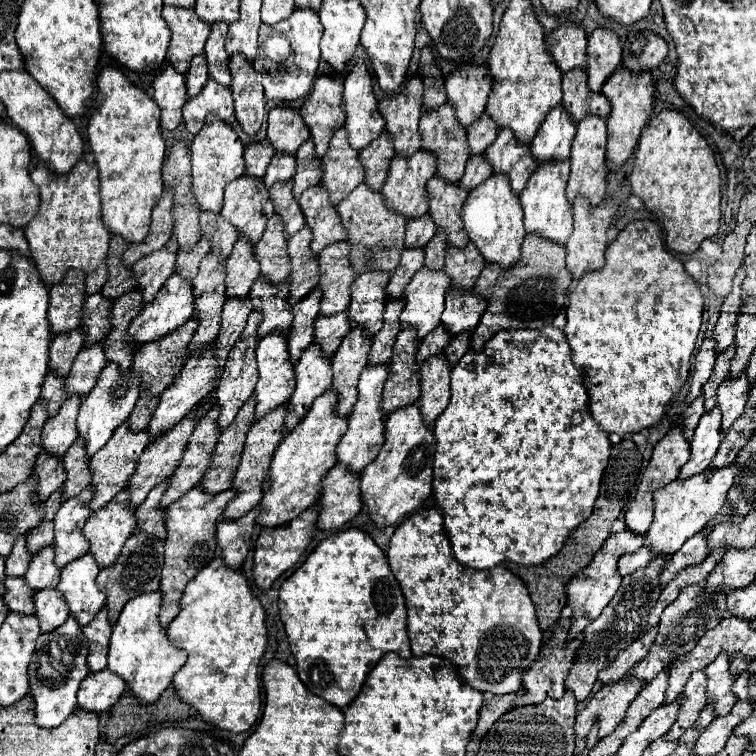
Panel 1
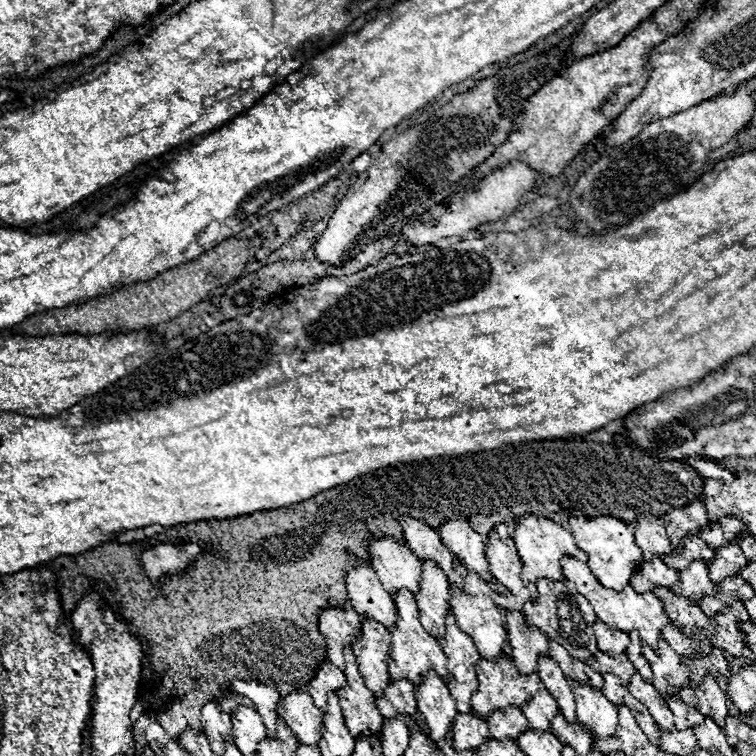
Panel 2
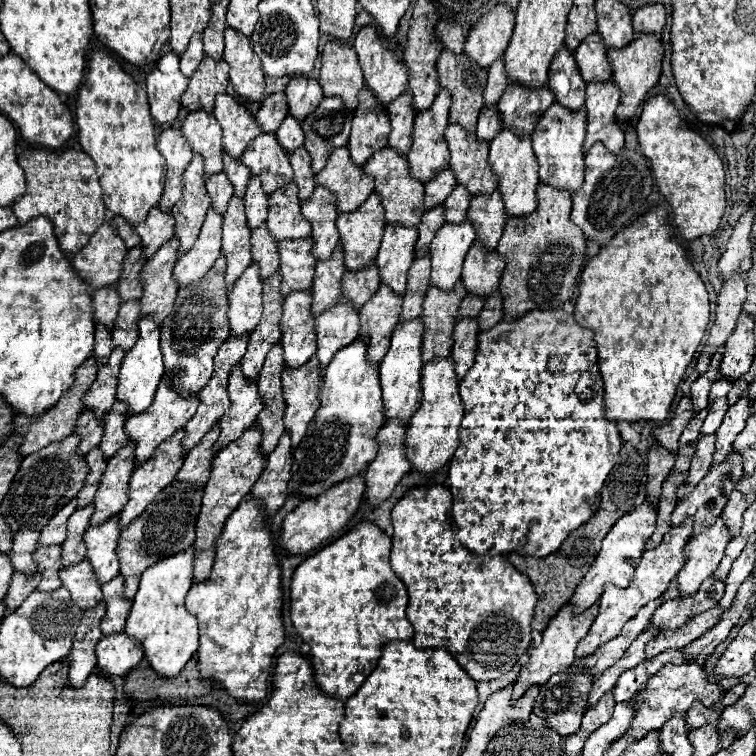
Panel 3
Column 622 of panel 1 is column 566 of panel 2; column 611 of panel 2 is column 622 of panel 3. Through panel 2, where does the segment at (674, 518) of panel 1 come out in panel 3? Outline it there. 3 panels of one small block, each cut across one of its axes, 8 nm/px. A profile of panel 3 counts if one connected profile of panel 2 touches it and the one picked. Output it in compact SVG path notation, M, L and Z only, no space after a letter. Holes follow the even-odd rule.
M686 518L682 524L670 528L668 534L664 534L664 540L660 542L660 546L648 550L642 554L642 560L640 564L636 566L636 572L632 576L632 582L628 588L616 588L616 586L610 586L606 584L604 586L604 592L602 592L602 598L600 598L600 610L598 610L598 616L594 620L594 624L590 626L590 632L584 636L584 640L578 644L576 648L576 656L590 656L596 652L596 648L600 648L604 642L616 638L622 630L622 626L636 616L636 612L646 606L650 600L656 600L660 598L670 582L676 578L676 574L680 572L680 568L684 566L684 548L686 548L686 542L692 534L692 528L694 528L694 520Z

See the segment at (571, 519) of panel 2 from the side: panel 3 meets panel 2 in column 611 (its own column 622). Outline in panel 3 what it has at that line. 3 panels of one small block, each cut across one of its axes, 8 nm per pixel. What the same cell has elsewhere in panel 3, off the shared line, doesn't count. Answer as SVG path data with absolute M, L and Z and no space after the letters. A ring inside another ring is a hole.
M644 500L640 506L636 506L630 514L622 516L614 528L604 536L602 540L602 548L594 560L594 564L590 566L590 570L586 572L584 580L578 584L574 596L572 596L572 604L576 612L582 612L586 608L590 608L592 604L596 604L600 592L604 590L604 584L614 584L618 588L626 588L630 584L630 576L634 574L634 568L638 566L640 556L644 554L644 546L646 540L650 538L650 534L656 528L656 516L658 516L658 506L650 504L650 500Z

